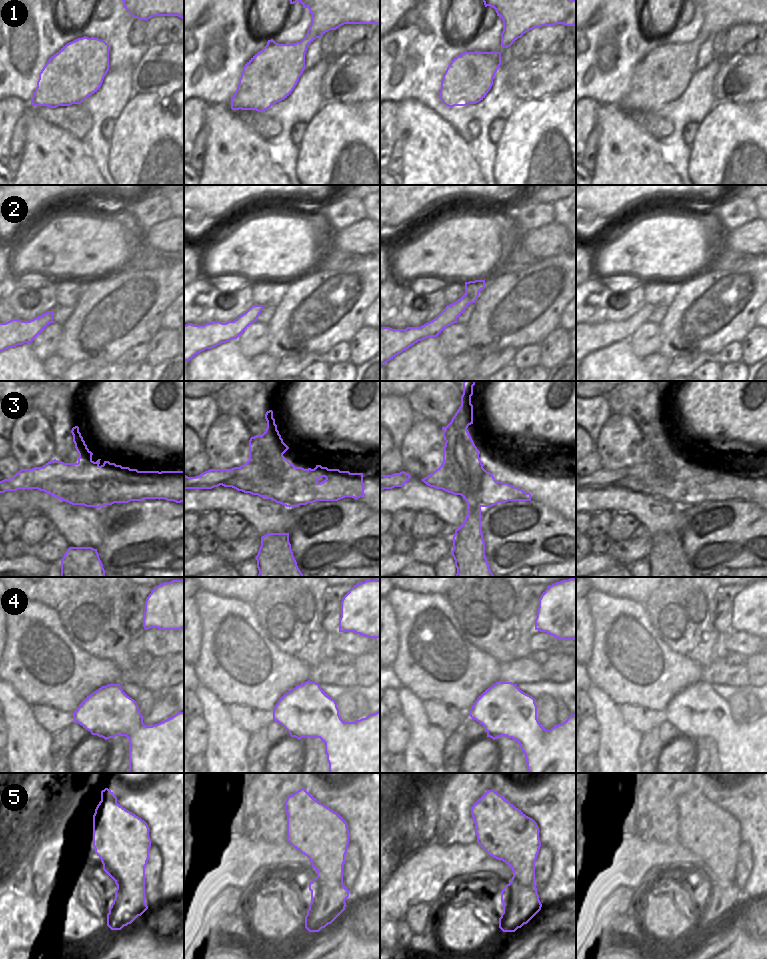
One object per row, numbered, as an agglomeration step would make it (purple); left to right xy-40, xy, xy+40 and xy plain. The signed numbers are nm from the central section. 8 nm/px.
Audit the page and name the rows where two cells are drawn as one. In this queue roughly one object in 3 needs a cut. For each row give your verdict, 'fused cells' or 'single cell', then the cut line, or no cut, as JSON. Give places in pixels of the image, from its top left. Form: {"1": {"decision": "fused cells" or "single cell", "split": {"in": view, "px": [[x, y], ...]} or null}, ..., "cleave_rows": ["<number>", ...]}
{"1": {"decision": "single cell", "split": null}, "2": {"decision": "single cell", "split": null}, "3": {"decision": "fused cells", "split": {"in": "xy+40", "px": [[445, 442], [446, 465], [458, 482], [461, 494]]}}, "4": {"decision": "single cell", "split": null}, "5": {"decision": "fused cells", "split": {"in": "xy+40", "px": [[521, 903], [511, 913], [503, 912]]}}, "cleave_rows": ["3", "5"]}

